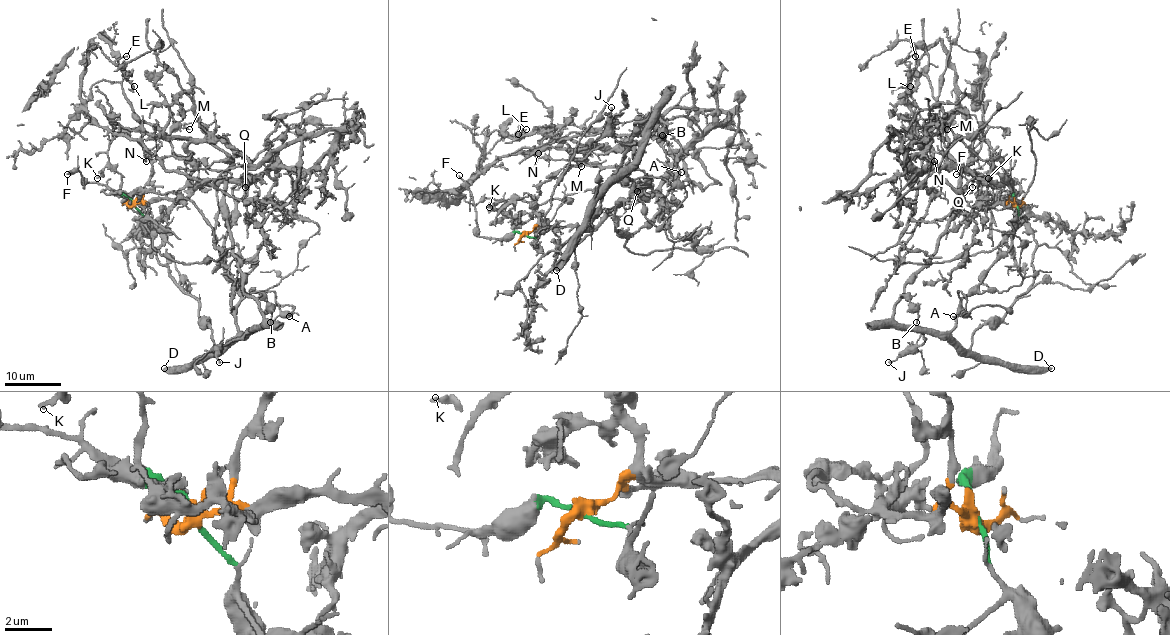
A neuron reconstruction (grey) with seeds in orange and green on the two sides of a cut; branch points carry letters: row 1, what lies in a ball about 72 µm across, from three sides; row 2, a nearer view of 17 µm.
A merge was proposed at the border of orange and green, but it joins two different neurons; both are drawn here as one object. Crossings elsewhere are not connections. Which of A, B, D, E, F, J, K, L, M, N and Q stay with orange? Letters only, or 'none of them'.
E, K, L, N, Q

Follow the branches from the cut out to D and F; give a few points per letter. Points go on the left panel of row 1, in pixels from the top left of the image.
D: (134, 204), (157, 260), (198, 303), (198, 316), (212, 337), (213, 349), (205, 358), (164, 368)
F: (134, 204), (124, 195), (113, 194), (104, 185), (85, 183), (85, 188), (79, 171), (66, 174)

